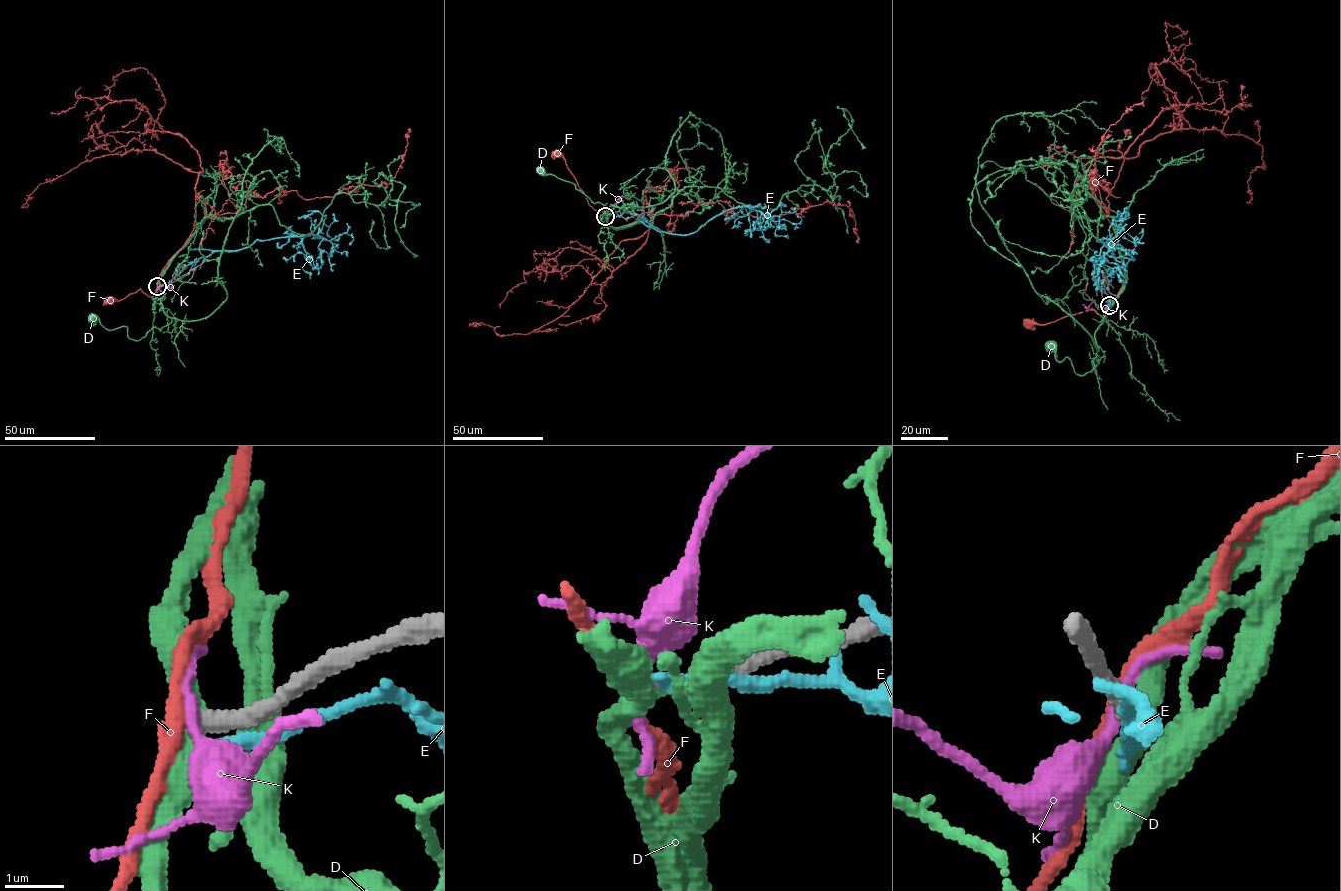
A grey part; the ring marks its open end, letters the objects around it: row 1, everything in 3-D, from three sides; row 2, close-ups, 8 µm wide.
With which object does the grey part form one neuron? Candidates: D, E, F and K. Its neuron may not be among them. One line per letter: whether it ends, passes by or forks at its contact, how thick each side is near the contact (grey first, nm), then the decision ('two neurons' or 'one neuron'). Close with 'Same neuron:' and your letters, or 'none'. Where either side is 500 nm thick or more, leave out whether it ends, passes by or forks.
D: it forks; calibres 360 and 340 nm; two neurons
E: it ends; calibres 400 and 320 nm; two neurons
F: it passes by; calibres 280 and 240 nm; two neurons
K: it passes by; calibres 320 and 240 nm; two neurons
Same neuron: none

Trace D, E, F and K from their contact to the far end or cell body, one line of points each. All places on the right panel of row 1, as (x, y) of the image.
D: (1109, 305), (1095, 332), (1103, 356), (1093, 359), (1084, 375), (1076, 374), (1067, 357), (1058, 361), (1050, 347)
E: (1109, 306), (1103, 280), (1133, 258), (1120, 245), (1097, 240), (1109, 238), (1116, 245), (1119, 237), (1109, 252)
F: (1108, 305), (1104, 319), (1094, 310), (1089, 310), (1044, 324), (1034, 324), (1029, 319), (1028, 323)
K: (1108, 305), (1103, 308), (1085, 293), (1087, 277)

